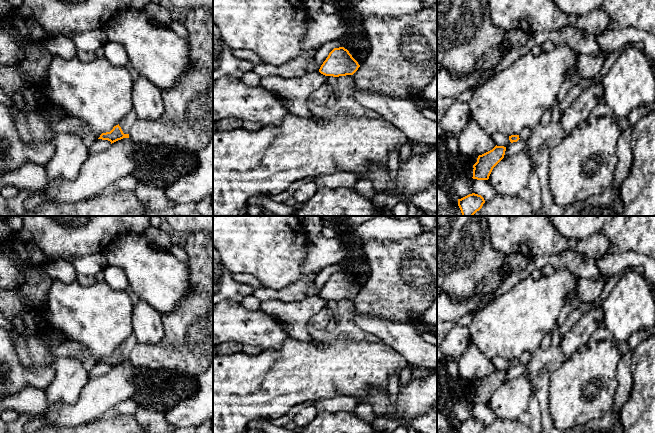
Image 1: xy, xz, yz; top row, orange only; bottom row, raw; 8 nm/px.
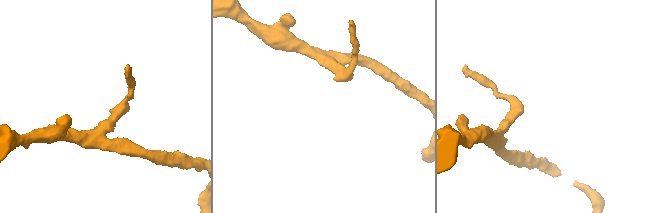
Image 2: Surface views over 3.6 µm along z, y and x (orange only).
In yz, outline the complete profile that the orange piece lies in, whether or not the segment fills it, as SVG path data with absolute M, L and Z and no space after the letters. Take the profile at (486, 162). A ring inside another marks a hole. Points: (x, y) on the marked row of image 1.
M495 146L492 150L476 156L475 164L468 170L468 176L477 180L488 180L493 168L504 158L506 147Z

